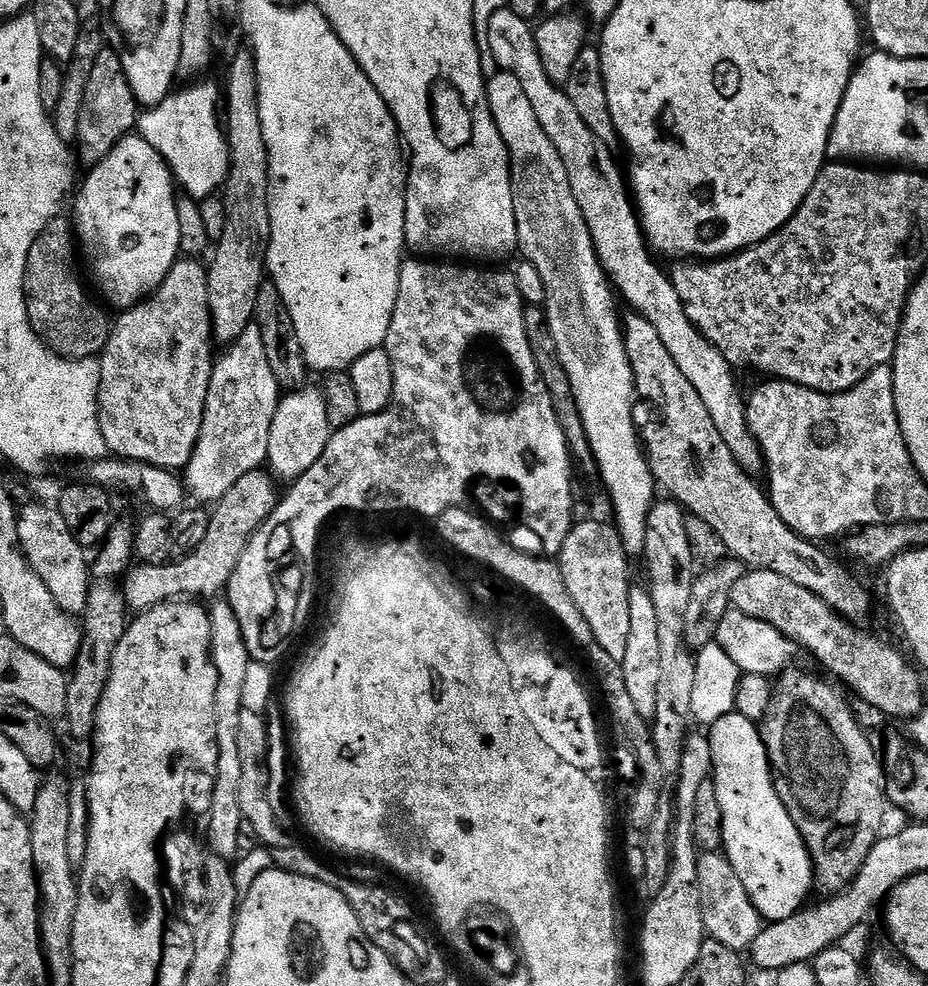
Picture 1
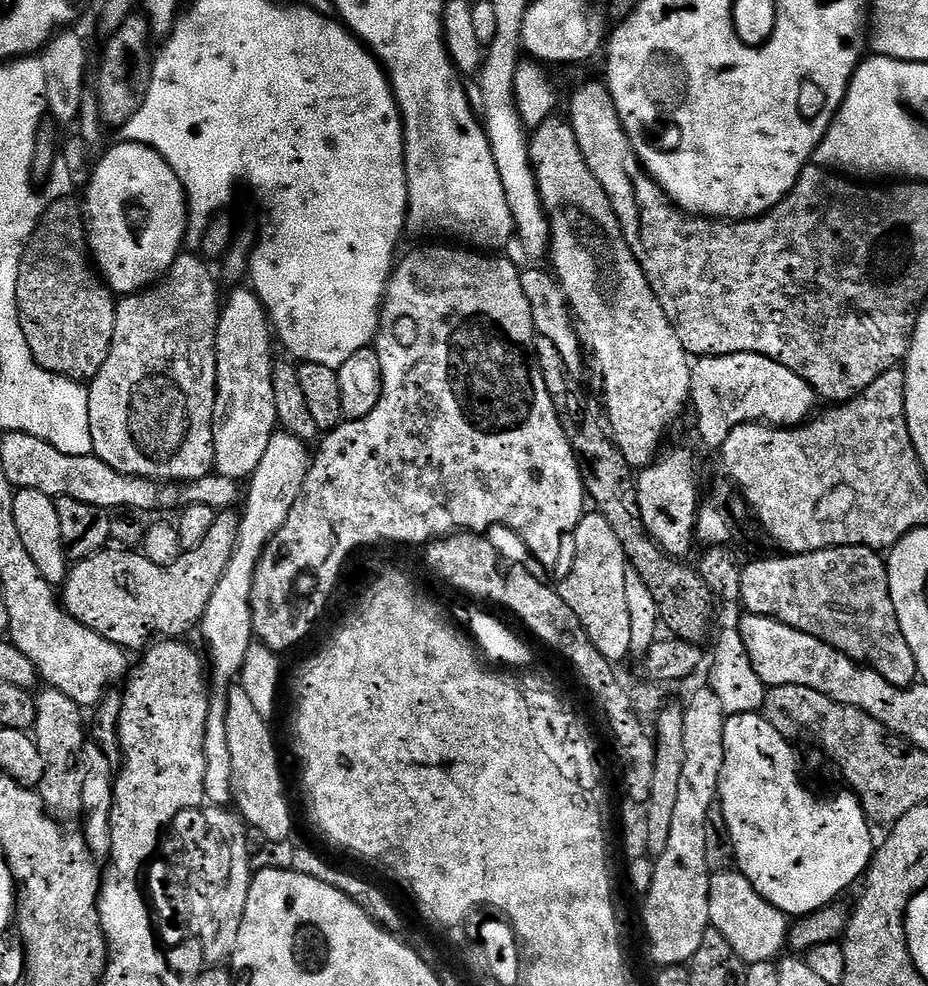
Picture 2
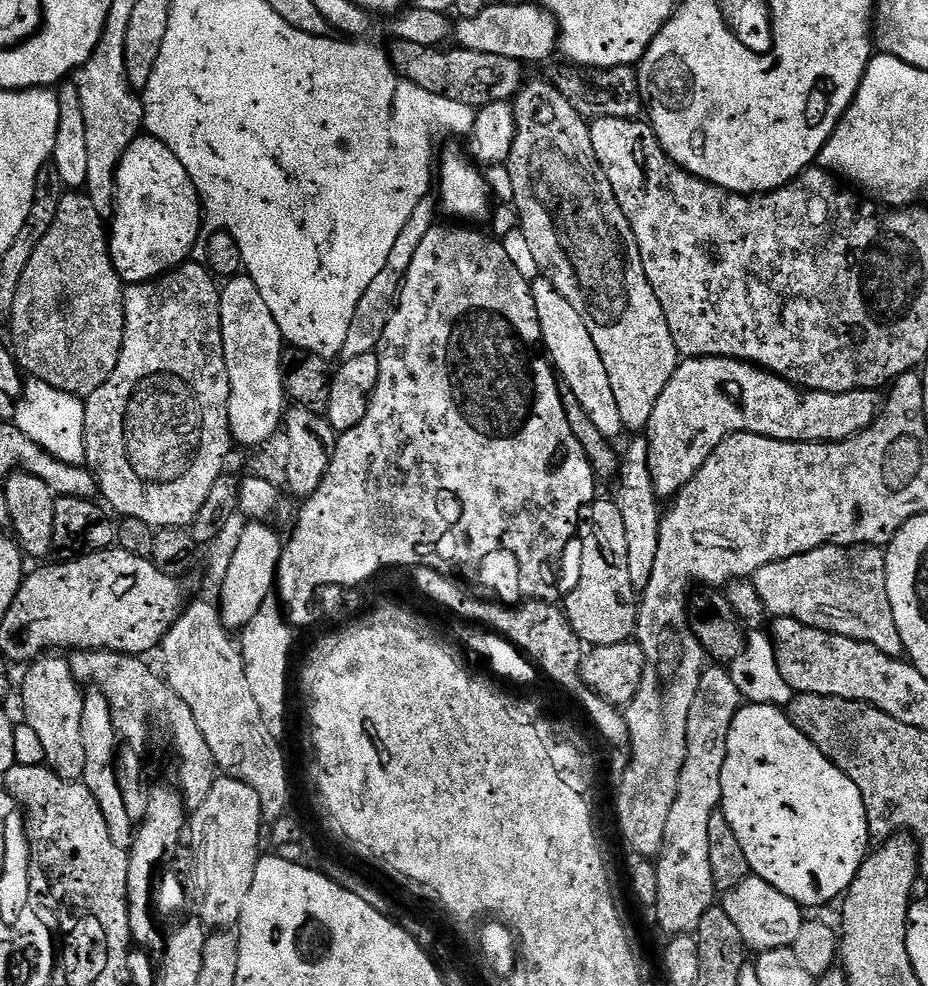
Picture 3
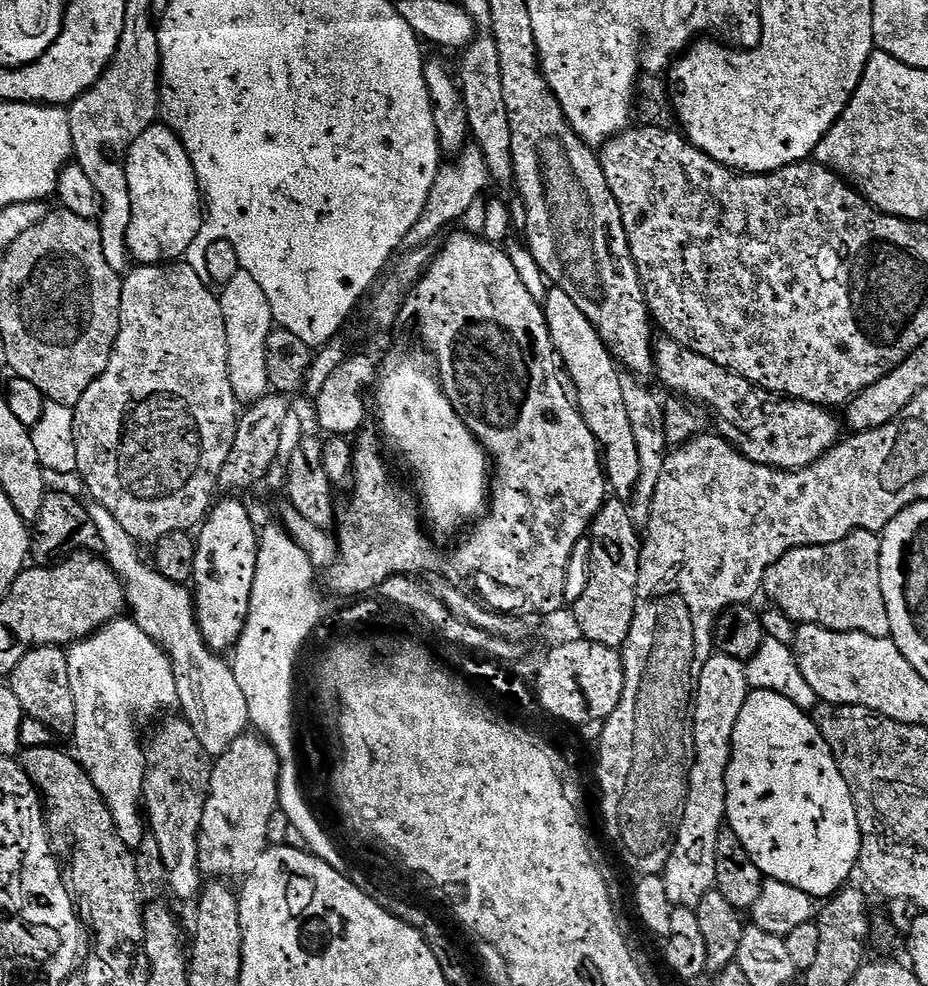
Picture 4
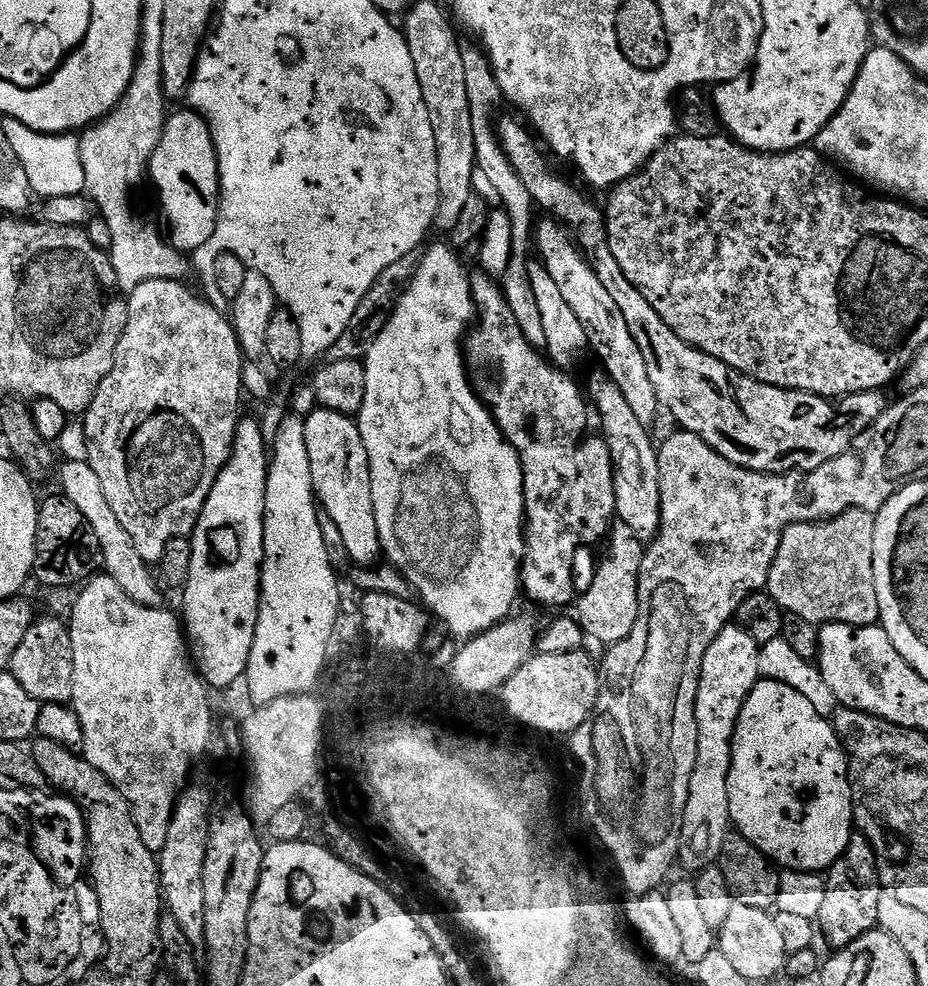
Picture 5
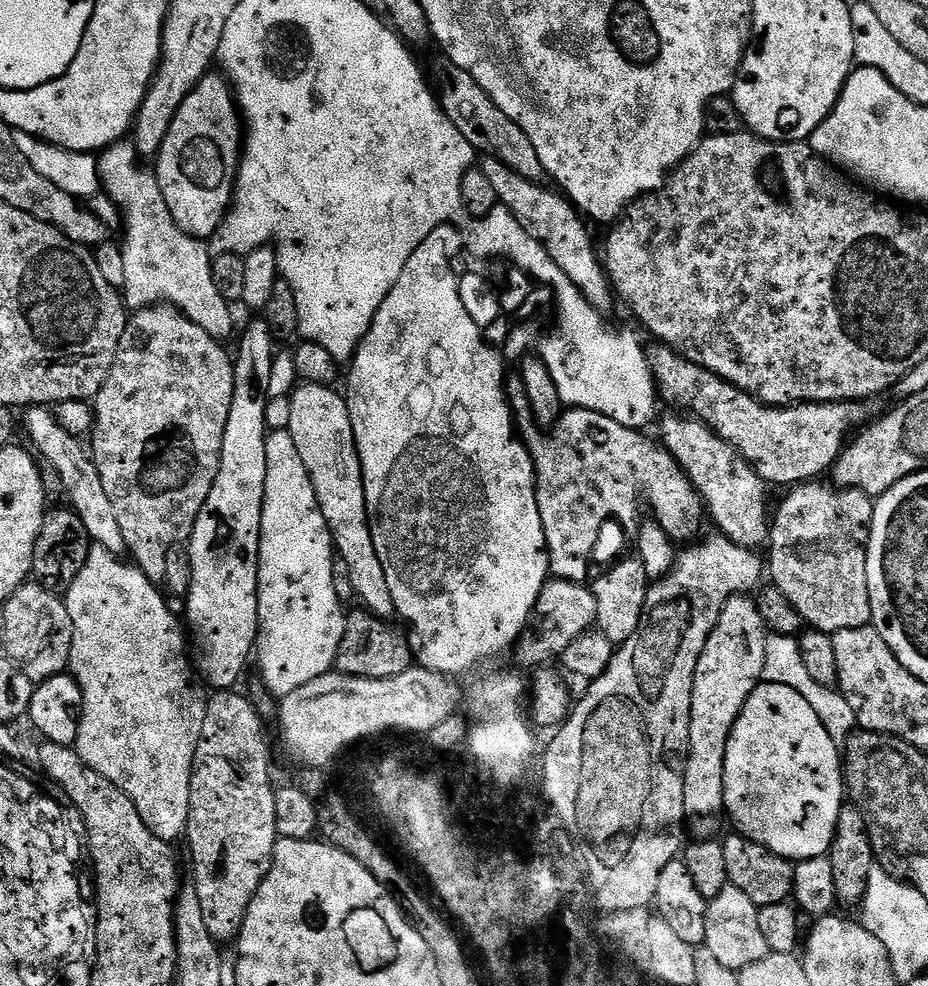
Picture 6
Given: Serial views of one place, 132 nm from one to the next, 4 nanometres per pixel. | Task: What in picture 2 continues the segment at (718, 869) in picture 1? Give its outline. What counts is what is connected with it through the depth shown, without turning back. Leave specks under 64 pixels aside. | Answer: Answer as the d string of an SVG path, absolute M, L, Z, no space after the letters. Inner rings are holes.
M739 870L717 872L712 876L708 923L718 934L722 934L722 938L726 938L726 942L730 942L734 954L738 954L738 958L748 966L767 960L775 961L788 944L789 917L770 906L770 902L766 902L766 898L750 886Z

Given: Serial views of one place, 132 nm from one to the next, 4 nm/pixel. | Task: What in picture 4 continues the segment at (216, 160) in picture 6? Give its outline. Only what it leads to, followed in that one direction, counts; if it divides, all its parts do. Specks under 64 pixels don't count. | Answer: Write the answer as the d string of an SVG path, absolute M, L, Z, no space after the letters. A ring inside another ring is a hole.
M157 122L143 132L132 144L126 161L128 169L128 189L132 195L132 219L126 232L126 248L133 257L140 259L141 265L176 262L196 244L204 224L206 228L206 200L202 195L202 185L192 165L192 155L180 141L180 136L163 123Z

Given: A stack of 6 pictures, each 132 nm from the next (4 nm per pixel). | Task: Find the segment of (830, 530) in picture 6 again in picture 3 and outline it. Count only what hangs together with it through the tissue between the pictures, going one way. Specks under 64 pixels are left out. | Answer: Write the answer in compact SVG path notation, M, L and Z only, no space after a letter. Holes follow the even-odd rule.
M827 544L825 548L815 548L785 560L770 562L766 566L762 566L762 570L758 570L750 579L754 586L758 586L758 595L762 597L766 610L773 617L785 616L786 618L794 618L798 622L802 622L807 628L817 628L823 632L832 632L835 636L845 636L846 638L854 638L858 642L873 644L878 646L878 650L882 650L882 654L900 658L905 655L904 643L902 642L902 634L898 634L898 622L894 622L894 610L890 610L890 594L886 590L886 558L884 554L885 549L874 544L854 544L851 546Z

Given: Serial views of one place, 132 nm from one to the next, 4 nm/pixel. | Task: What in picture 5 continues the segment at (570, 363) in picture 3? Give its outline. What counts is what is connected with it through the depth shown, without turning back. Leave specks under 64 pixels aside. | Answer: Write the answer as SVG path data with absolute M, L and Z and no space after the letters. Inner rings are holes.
M601 378L590 381L588 388L586 384L586 396L595 415L596 412L600 415L599 431L610 450L616 499L615 519L630 526L630 530L634 530L634 534L638 534L640 540L651 542L660 529L662 512L657 445L654 440L652 444L652 436L648 433L651 431L645 424L638 422L630 402L626 402L622 390L618 390L618 386L614 386L612 380Z

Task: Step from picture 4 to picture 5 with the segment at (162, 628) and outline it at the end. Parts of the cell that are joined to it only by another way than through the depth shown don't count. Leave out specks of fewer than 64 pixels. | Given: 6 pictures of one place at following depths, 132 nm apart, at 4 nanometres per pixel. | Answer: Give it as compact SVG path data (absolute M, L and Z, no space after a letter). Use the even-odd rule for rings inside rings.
M64 460L58 468L59 480L61 486L64 487L61 488L63 496L70 498L70 502L74 502L78 510L82 510L86 522L94 526L94 534L98 534L103 571L112 576L114 582L118 582L118 586L122 586L122 590L126 590L126 594L134 598L134 602L159 605L161 585L153 569L141 558L138 550L134 550L130 542L130 534L126 534L122 522L118 522L118 514L110 510L110 502L106 502L106 490L102 490L102 481L98 478L98 474L94 474L87 460Z

